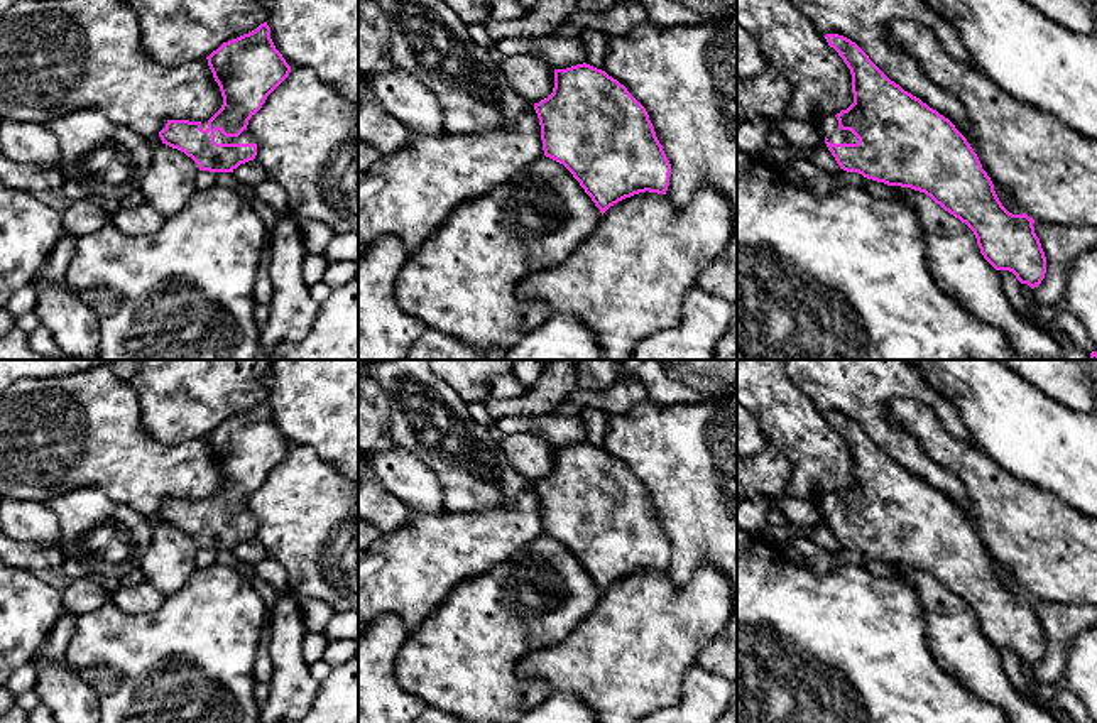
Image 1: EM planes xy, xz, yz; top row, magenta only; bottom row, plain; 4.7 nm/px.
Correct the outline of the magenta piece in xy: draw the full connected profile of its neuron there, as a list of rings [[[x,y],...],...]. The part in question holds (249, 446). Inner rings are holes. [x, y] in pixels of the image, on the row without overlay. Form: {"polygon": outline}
{"polygon": [[[267,400],[223,421],[206,438],[223,475],[221,487],[203,500],[167,498],[159,515],[191,535],[199,549],[233,551],[255,537],[257,522],[247,508],[248,498],[289,454],[291,444],[276,427]]]}

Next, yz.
{"polygon": [[[827,412],[825,417],[852,453],[854,481],[818,502],[840,547],[925,571],[974,610],[980,632],[996,649],[1012,650],[1031,667],[1040,664],[1046,652],[1046,635],[1034,612],[1034,598],[1002,584],[967,517],[948,497],[891,459],[855,421],[838,412]]]}

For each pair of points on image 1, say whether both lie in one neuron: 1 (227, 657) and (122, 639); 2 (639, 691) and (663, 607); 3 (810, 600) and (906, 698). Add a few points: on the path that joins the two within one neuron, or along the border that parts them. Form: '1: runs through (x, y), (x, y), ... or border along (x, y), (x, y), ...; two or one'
1: runs through (201, 657), (181, 657), (173, 649), (147, 649); one
2: runs through (639, 671), (639, 639), (644, 634), (644, 627); one
3: runs through (832, 624), (883, 674); one

